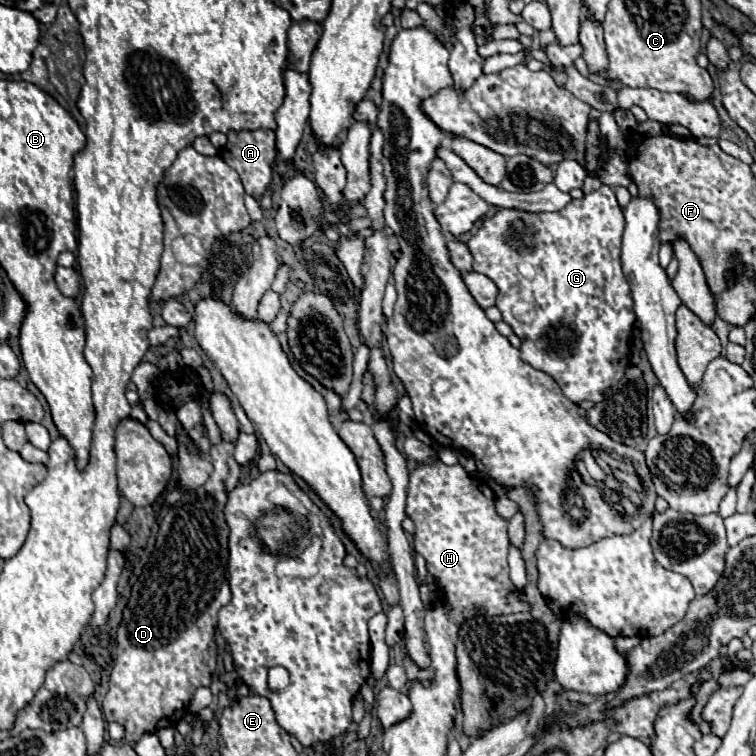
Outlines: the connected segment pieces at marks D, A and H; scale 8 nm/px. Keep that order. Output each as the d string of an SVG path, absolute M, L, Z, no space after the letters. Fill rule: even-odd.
M212 392L208 404L222 434L222 442L210 450L214 472L194 494L182 496L168 508L156 536L154 552L132 584L118 626L118 654L110 674L110 688L102 702L102 714L106 722L124 726L126 742L138 742L142 734L174 726L188 710L196 688L210 686L212 672L216 670L216 616L230 602L230 530L224 518L224 506L228 490L236 488L240 478L240 464L234 460L240 424L226 394Z
M230 130L228 144L220 150L220 156L228 166L232 166L240 174L240 180L246 192L258 200L270 188L270 182L272 182L274 162L278 156L276 136L272 130L254 130L254 132L252 130L238 130L238 132Z
M436 460L432 466L420 464L416 470L410 472L410 486L408 486L408 500L406 500L406 514L416 524L414 534L414 550L424 556L428 572L436 578L440 592L448 600L458 600L462 606L462 616L472 616L474 606L482 606L488 616L502 616L526 610L528 604L520 600L518 590L508 578L508 534L506 526L508 520L500 518L494 508L496 494L492 488L480 480L468 474L460 464L446 466L440 460Z

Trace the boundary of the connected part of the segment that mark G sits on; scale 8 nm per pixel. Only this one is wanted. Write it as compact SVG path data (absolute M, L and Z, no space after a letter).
M602 186L582 200L572 200L558 212L528 214L524 210L500 208L494 216L484 218L482 226L468 242L474 256L474 272L486 274L498 286L496 306L504 322L524 340L520 346L522 358L536 370L550 374L564 396L576 404L584 400L602 402L610 380L620 380L628 366L636 314L632 310L630 286L620 266L622 232L624 214L612 188Z

